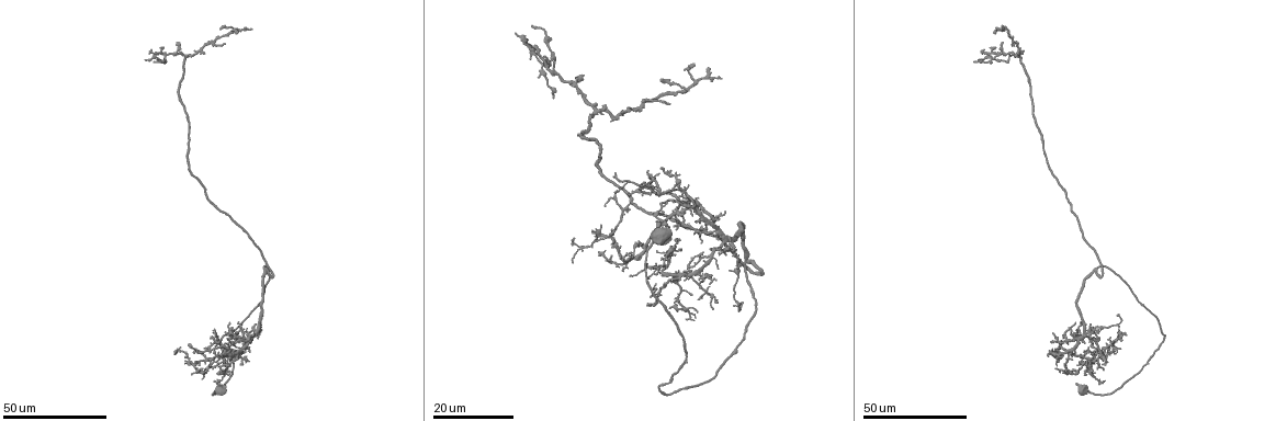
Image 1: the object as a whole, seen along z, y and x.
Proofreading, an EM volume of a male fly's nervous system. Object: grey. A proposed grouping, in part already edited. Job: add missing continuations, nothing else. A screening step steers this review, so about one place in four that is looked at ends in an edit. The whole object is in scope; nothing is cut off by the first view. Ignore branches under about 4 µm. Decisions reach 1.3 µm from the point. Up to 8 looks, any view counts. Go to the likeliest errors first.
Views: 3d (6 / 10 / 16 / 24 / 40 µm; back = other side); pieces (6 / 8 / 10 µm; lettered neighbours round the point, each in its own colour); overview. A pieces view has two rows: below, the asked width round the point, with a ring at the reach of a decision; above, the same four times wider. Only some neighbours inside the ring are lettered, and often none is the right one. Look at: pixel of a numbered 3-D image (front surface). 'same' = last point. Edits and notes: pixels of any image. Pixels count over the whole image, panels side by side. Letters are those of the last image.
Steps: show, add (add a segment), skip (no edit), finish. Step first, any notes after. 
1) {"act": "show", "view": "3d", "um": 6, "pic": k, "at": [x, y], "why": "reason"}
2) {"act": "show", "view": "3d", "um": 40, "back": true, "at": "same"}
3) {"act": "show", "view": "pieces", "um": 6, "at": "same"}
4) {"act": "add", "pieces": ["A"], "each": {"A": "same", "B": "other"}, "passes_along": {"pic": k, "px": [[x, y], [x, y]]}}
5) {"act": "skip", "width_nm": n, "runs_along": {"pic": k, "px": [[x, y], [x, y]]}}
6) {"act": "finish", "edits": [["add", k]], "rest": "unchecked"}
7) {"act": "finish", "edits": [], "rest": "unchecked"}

{"act": "show", "view": "3d", "um": 40, "pic": 1, "at": [669, 104], "why": "an open end"}

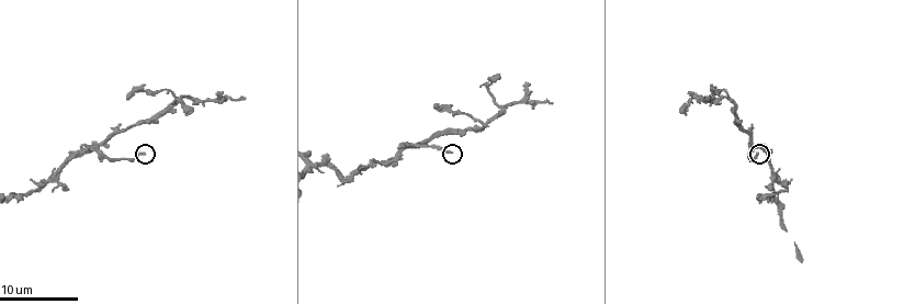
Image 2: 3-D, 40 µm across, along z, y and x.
{"act": "show", "view": "pieces", "um": 10, "pic": 2, "at": [757, 154], "why": "what lies round it"}

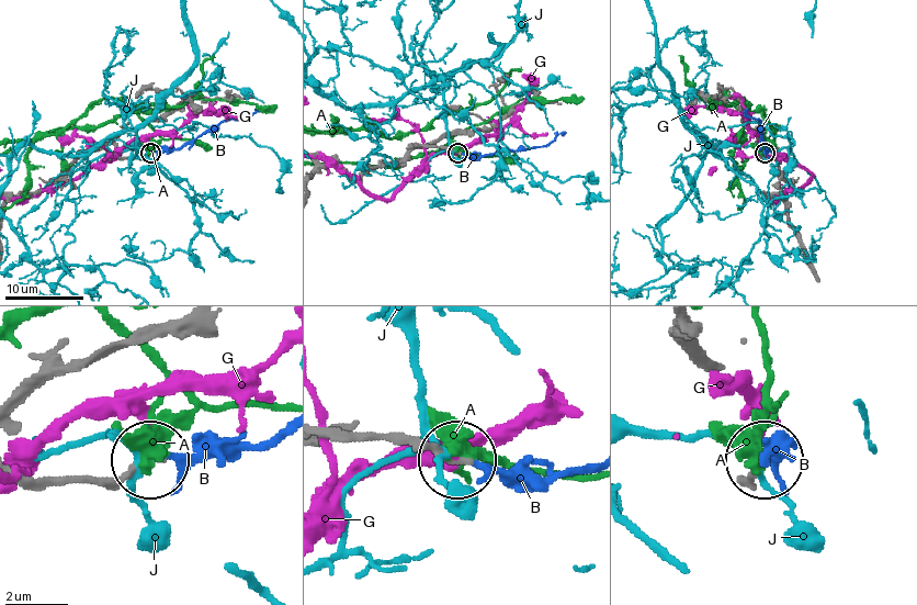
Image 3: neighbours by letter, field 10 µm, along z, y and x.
{"act": "add", "pieces": ["B"], "each": {"A": "other", "B": "same", "G": "other", "J": "other"}, "passes_along": {"pic": 3, "px": [[387, 438], [416, 438], [463, 461], [550, 478], [589, 469]]}, "found": "it goes on there"}

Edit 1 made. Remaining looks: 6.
{"act": "show", "view": "pieces", "um": 10, "pic": 2, "at": [245, 99], "why": "thin end"}

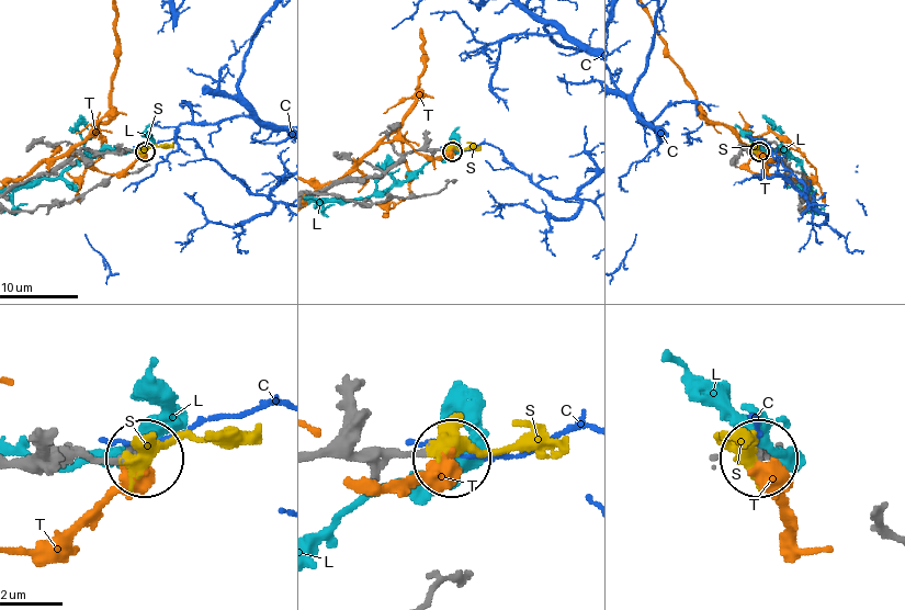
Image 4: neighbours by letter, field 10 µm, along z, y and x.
{"act": "add", "pieces": ["S"], "each": {"C": "other", "L": "other", "S": "same", "T": "other"}, "passes_along": {"pic": 4, "px": [[344, 459], [538, 450], [567, 437]]}, "found": "it goes on there"}

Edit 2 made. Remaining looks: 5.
{"act": "show", "view": "3d", "um": 40, "pic": 1, "at": [210, 338], "why": "free end"}

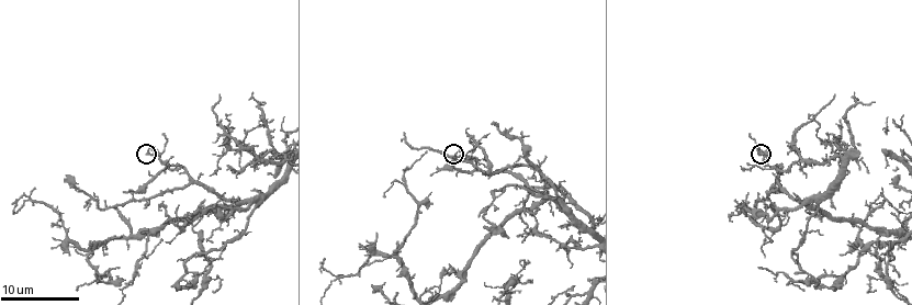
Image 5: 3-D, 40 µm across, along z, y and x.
{"act": "show", "view": "3d", "um": 6, "pic": 5, "at": [146, 152]}

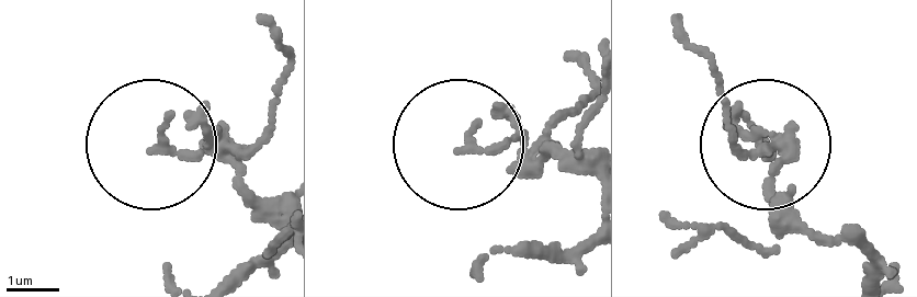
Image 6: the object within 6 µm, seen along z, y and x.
{"act": "show", "view": "pieces", "um": 8, "pic": 6, "at": [473, 138]}

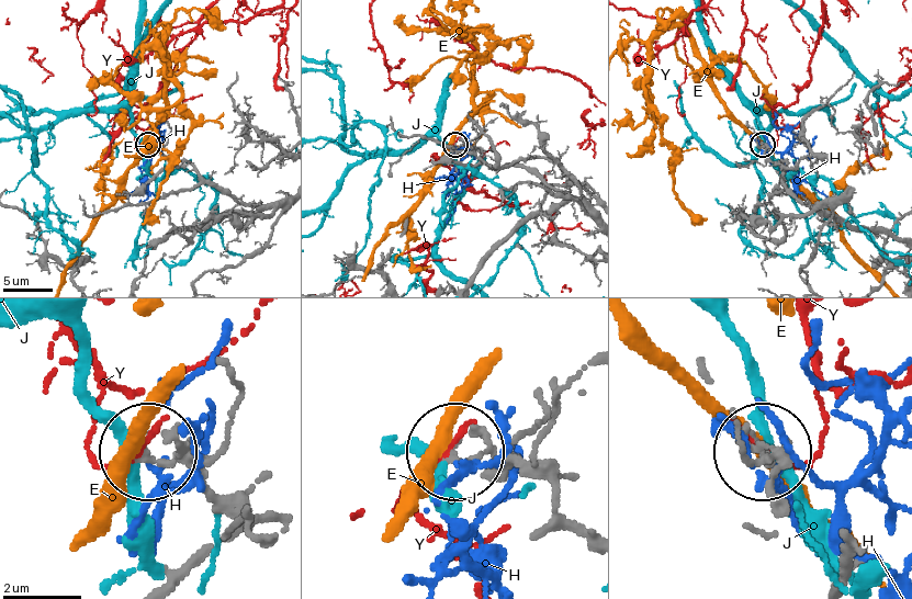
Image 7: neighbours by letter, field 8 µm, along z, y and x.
{"act": "skip", "each": {"E": "other", "H": "other", "J": "other", "Y": "other"}, "runs_along": {"pic": 7, "px": [[259, 522], [190, 467], [154, 458]]}, "found": "no lettered segment goes on from it"}

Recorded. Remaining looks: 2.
{"act": "show", "view": "3d", "um": 24, "pic": 1, "at": [159, 47], "why": "branch stops here"}

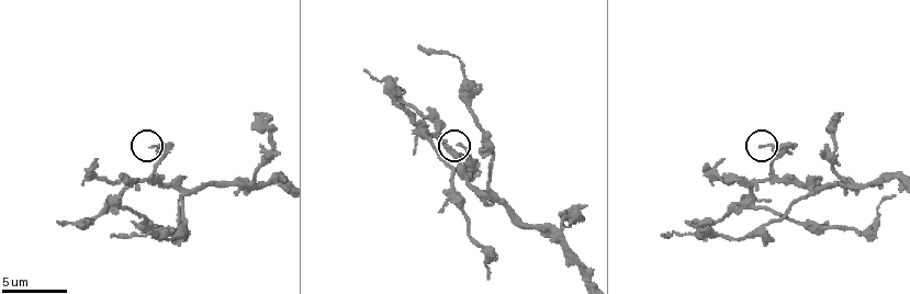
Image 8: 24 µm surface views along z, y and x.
{"act": "show", "view": "pieces", "um": 6, "pic": 8, "at": [150, 146]}

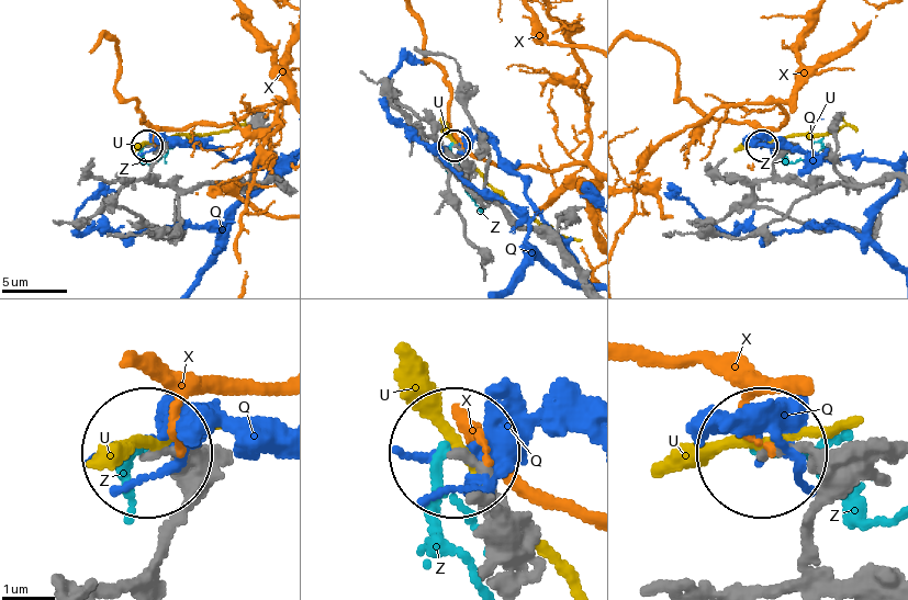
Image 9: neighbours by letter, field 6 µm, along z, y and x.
{"act": "skip", "each": {"Q": "other", "U": "other", "X": "other", "Z": "other"}, "found": "none of them fits"}

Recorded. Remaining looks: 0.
{"act": "finish", "edits": [["add", 3], ["add", 4]], "rest": "unchecked"}

